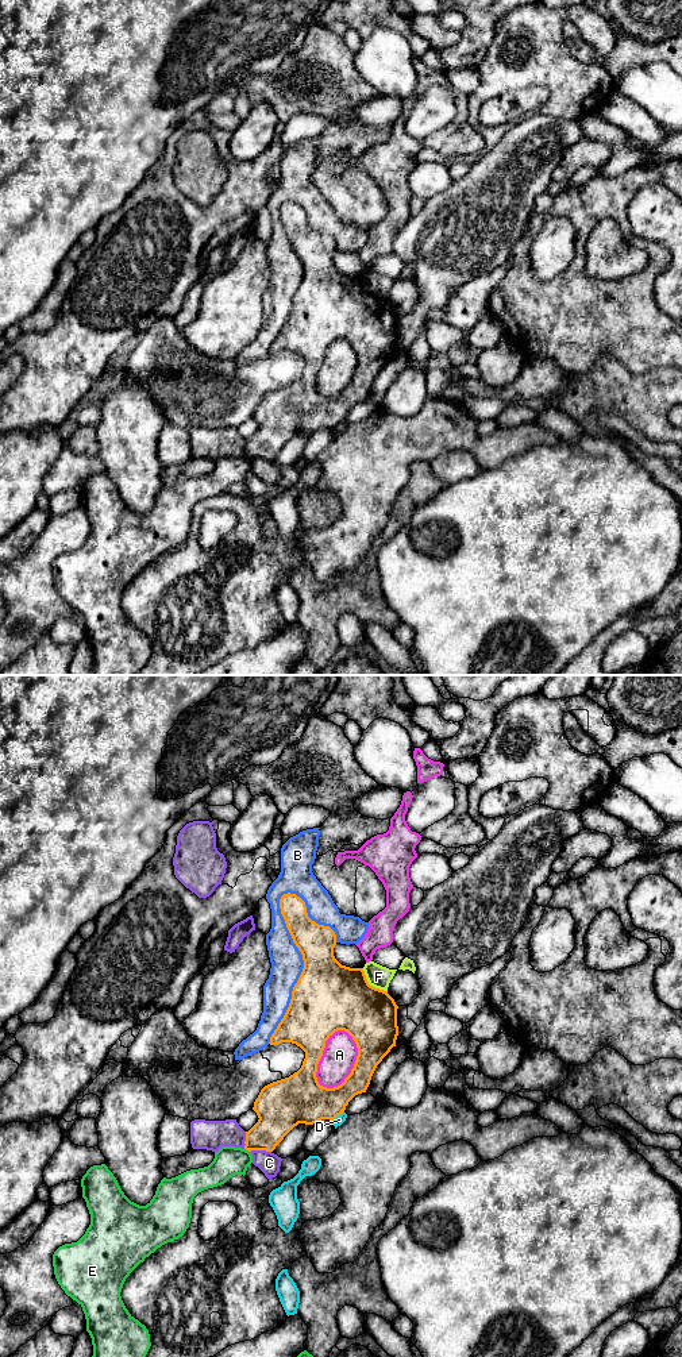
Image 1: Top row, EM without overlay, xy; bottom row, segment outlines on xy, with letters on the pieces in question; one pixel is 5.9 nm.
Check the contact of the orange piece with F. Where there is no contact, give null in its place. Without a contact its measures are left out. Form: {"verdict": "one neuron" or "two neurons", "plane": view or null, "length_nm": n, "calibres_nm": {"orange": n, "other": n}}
{"verdict": "two neurons", "plane": "xy", "length_nm": 220, "calibres_nm": {"orange": 420, "other": 140}}

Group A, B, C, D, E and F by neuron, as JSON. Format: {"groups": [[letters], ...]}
{"groups": [["A"], ["B"], ["C"], ["D"], ["E"], ["F"]]}

